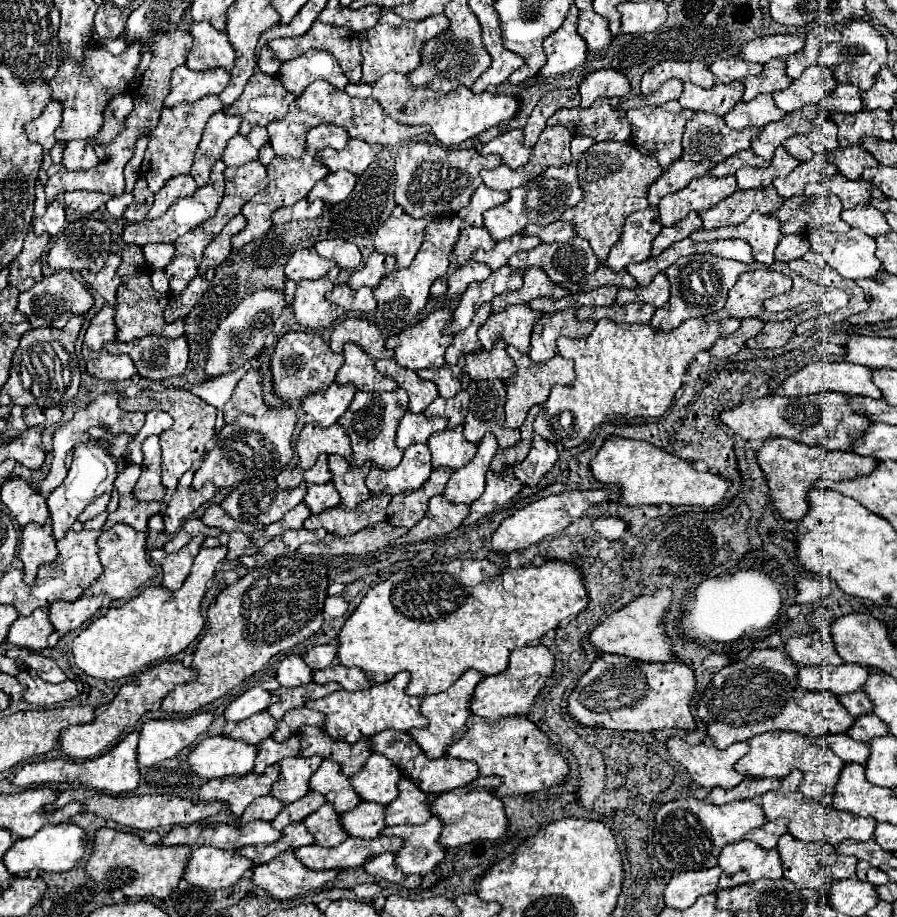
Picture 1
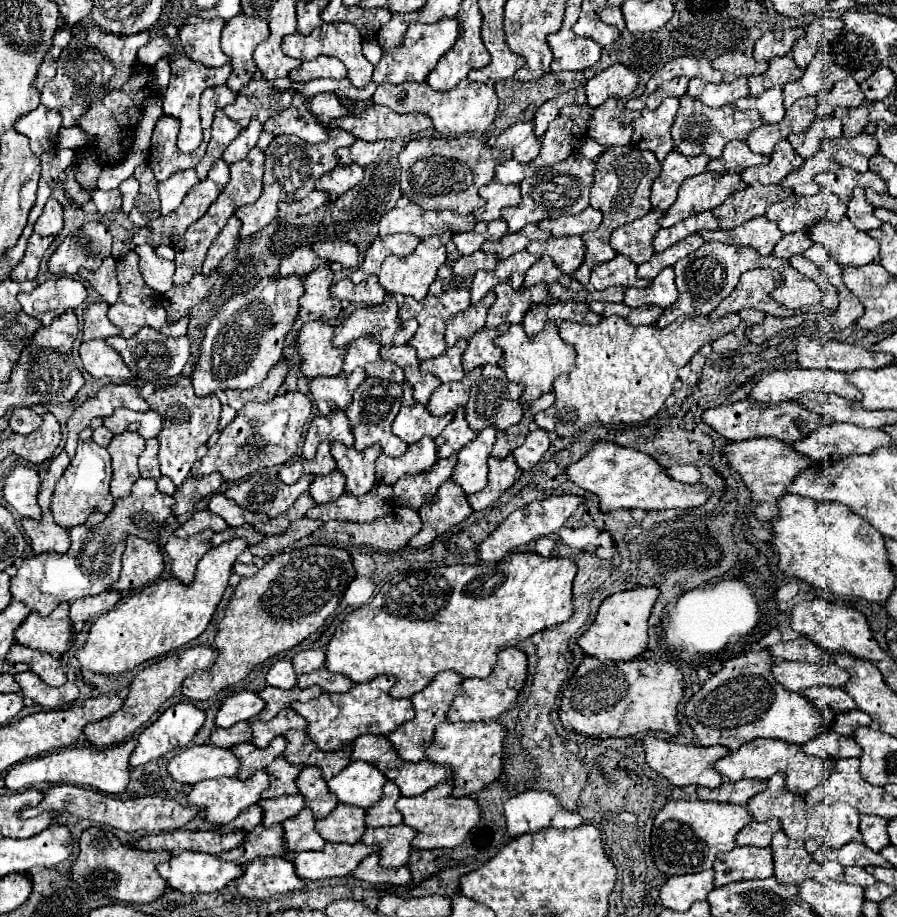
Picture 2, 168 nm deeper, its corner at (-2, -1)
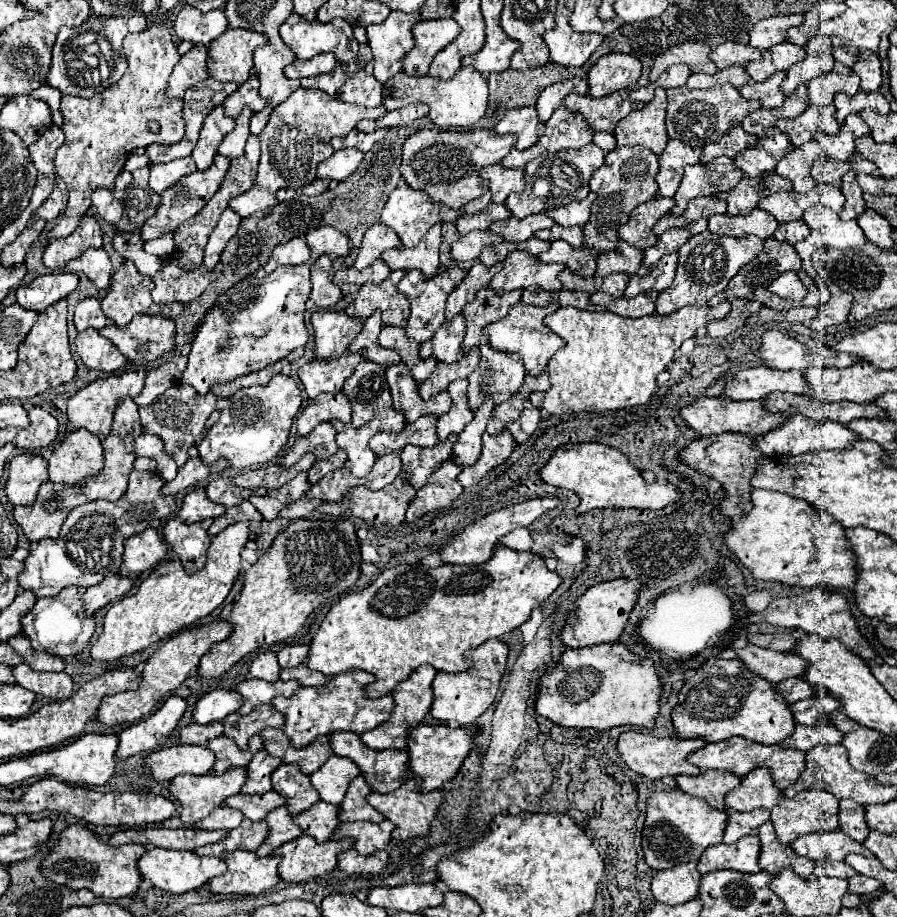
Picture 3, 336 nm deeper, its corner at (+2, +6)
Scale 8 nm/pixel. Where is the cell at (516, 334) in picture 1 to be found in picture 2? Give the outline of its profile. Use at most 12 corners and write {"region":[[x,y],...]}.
{"region":[[498,284],[488,328],[518,324],[532,304],[554,300],[546,284]]}

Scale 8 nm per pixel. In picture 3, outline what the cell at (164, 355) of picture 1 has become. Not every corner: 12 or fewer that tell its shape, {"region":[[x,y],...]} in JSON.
{"region":[[136,315],[100,333],[134,365],[174,349],[174,321]]}

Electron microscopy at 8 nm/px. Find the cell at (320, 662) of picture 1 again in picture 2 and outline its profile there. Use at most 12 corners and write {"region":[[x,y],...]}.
{"region":[[302,650],[292,658],[298,674],[320,670],[324,650]]}

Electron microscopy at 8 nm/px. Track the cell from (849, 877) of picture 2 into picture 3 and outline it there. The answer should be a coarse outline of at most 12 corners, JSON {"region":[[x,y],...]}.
{"region":[[818,861],[814,873],[850,879],[856,875],[844,861]]}

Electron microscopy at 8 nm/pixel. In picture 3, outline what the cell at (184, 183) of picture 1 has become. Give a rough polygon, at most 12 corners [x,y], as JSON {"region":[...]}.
{"region":[[192,157],[150,167],[150,187],[162,195],[196,171]]}

